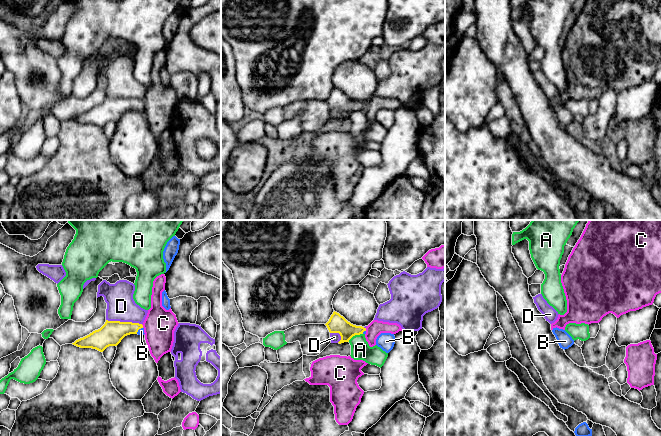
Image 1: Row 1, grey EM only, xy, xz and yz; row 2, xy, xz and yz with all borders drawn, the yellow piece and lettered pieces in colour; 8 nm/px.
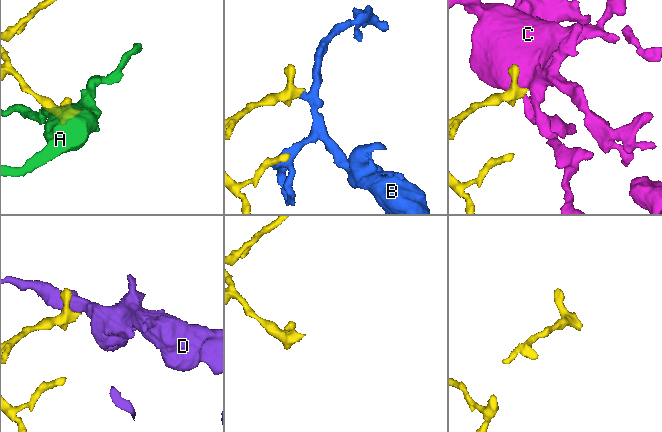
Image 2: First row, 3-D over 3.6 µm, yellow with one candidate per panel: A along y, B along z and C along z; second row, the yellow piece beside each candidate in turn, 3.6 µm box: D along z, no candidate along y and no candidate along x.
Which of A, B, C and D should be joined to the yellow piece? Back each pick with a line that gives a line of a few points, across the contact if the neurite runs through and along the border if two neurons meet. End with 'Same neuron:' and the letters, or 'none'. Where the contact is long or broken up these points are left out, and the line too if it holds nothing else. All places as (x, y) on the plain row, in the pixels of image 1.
B: line xy (111, 109), (120, 105), (138, 105), (141, 107)
Same neuron: B

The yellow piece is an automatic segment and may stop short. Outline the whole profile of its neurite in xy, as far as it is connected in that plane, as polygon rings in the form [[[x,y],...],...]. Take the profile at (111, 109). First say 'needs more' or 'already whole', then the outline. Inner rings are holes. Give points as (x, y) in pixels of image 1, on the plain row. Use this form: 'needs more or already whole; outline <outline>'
needs more; outline [[[106,96],[100,105],[76,116],[72,120],[80,124],[92,124],[103,128],[109,122],[117,122],[125,112],[130,110],[144,111],[143,101]]]

